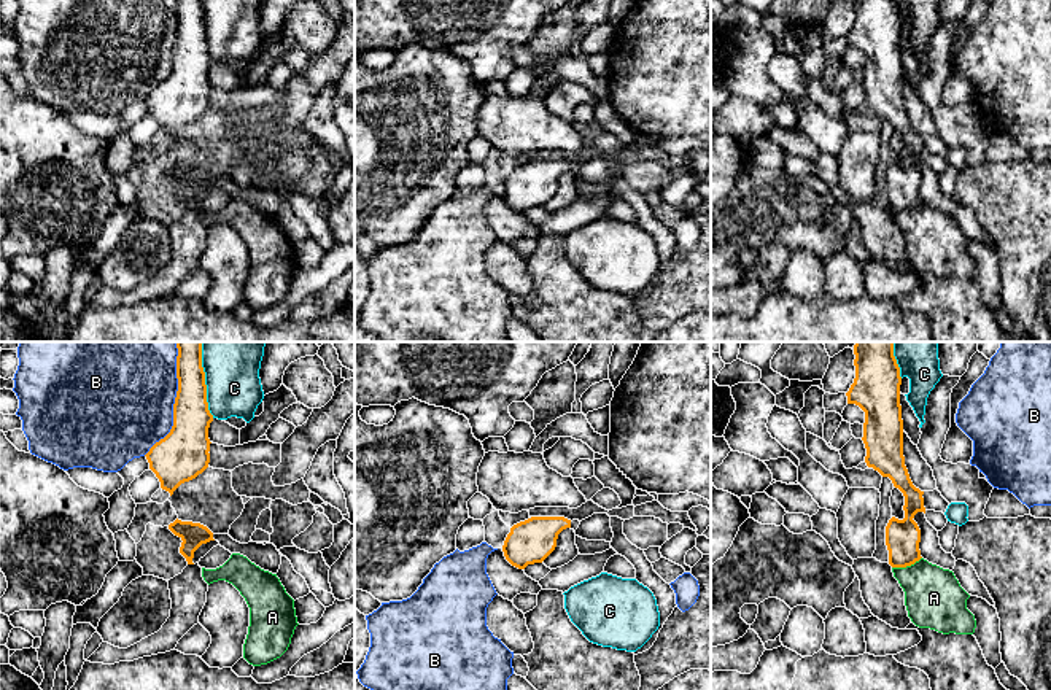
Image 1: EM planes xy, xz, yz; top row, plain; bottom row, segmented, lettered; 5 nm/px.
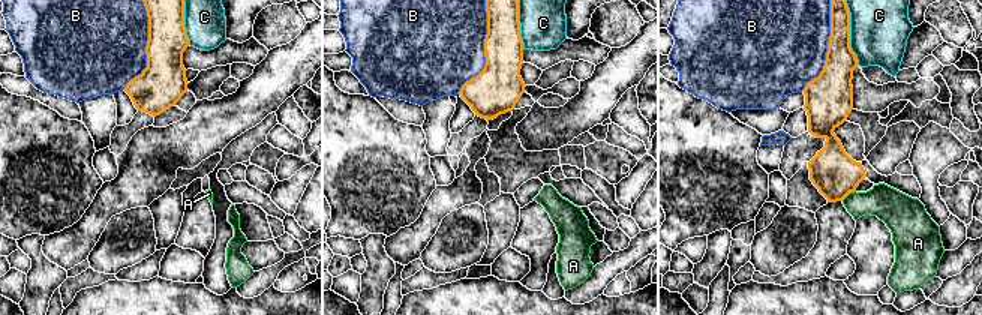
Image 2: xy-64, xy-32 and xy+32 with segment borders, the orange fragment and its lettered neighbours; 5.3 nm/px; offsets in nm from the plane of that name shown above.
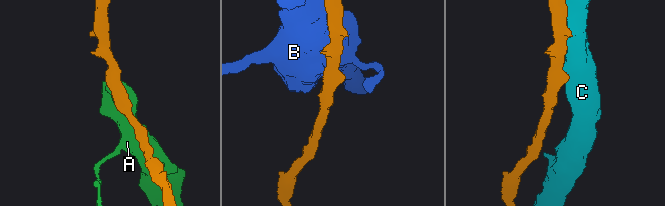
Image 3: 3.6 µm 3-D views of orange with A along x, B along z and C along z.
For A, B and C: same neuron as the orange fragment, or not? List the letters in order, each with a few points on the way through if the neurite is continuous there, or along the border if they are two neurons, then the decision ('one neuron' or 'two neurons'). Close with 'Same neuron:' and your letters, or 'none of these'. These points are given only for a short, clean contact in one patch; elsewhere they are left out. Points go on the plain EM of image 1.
A: along yz (921, 201), (910, 209), (892, 212) | two neurons
B: two neurons
C: two neurons
Same neuron: none of these

